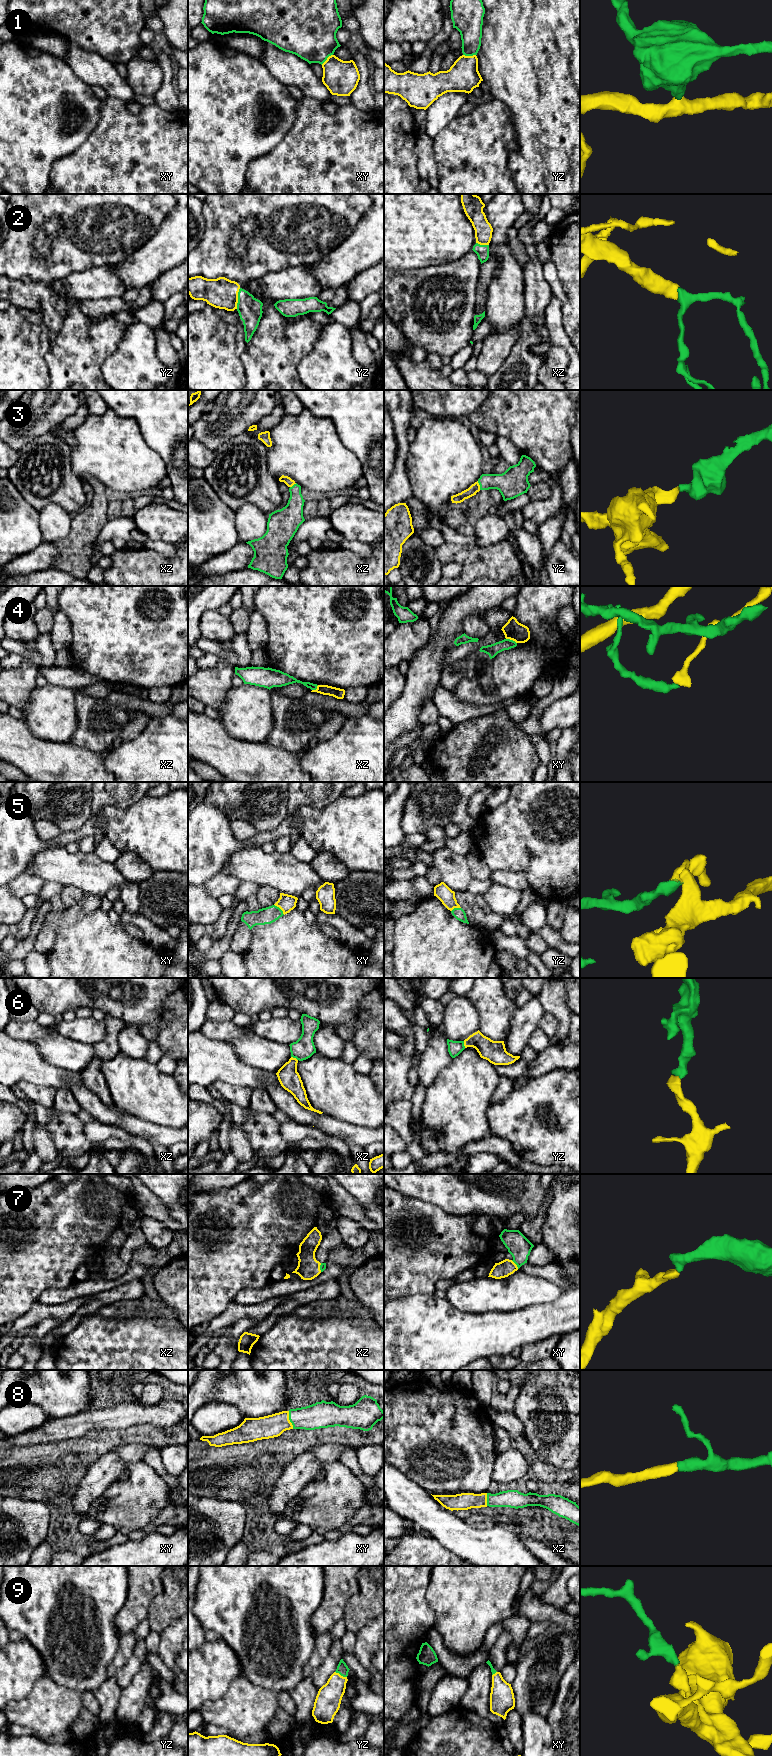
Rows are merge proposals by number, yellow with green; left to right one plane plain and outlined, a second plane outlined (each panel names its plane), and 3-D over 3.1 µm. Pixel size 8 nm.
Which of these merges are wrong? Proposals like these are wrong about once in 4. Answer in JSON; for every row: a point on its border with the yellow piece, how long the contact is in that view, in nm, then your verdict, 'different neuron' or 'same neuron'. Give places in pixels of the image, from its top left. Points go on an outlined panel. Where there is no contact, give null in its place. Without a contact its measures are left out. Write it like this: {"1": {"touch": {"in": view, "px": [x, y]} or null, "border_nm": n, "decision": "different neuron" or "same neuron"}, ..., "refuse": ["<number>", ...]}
{"1": {"touch": {"in": "yz", "px": [469, 56]}, "border_nm": 100, "decision": "different neuron"}, "2": {"touch": {"in": "yz", "px": [237, 298]}, "border_nm": 170, "decision": "same neuron"}, "3": {"touch": {"in": "yz", "px": [479, 485]}, "border_nm": 80, "decision": "same neuron"}, "4": {"touch": {"in": "xy", "px": [511, 639]}, "border_nm": 100, "decision": "different neuron"}, "5": {"touch": {"in": "xy", "px": [280, 908]}, "border_nm": 120, "decision": "same neuron"}, "6": {"touch": {"in": "xz", "px": [294, 1058]}, "border_nm": 70, "decision": "same neuron"}, "7": {"touch": {"in": "xy", "px": [515, 1264]}, "border_nm": 90, "decision": "same neuron"}, "8": {"touch": {"in": "xy", "px": [289, 1420]}, "border_nm": 150, "decision": "same neuron"}, "9": {"touch": {"in": "yz", "px": [340, 1675]}, "border_nm": 110, "decision": "same neuron"}, "refuse": ["1", "4"]}

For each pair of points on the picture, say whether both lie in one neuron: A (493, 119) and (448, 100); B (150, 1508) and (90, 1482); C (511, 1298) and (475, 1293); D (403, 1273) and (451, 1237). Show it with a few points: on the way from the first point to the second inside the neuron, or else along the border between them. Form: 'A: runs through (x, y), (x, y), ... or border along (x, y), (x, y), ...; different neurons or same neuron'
A: border along (456, 116), (440, 133); different neurons
B: border along (116, 1480), (95, 1500); different neurons
C: runs through (502, 1297), (484, 1294); same neuron
D: runs through (415, 1261), (431, 1245), (439, 1245); same neuron

